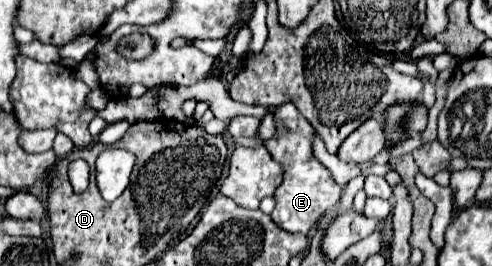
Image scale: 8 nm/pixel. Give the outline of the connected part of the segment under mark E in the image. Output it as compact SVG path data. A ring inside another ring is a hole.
M282 104L272 110L276 122L276 134L264 140L262 146L272 154L272 158L282 166L282 184L278 186L274 198L276 208L272 212L272 222L286 232L306 234L314 222L340 200L340 186L336 184L332 172L312 154L312 144L316 130L292 104Z

